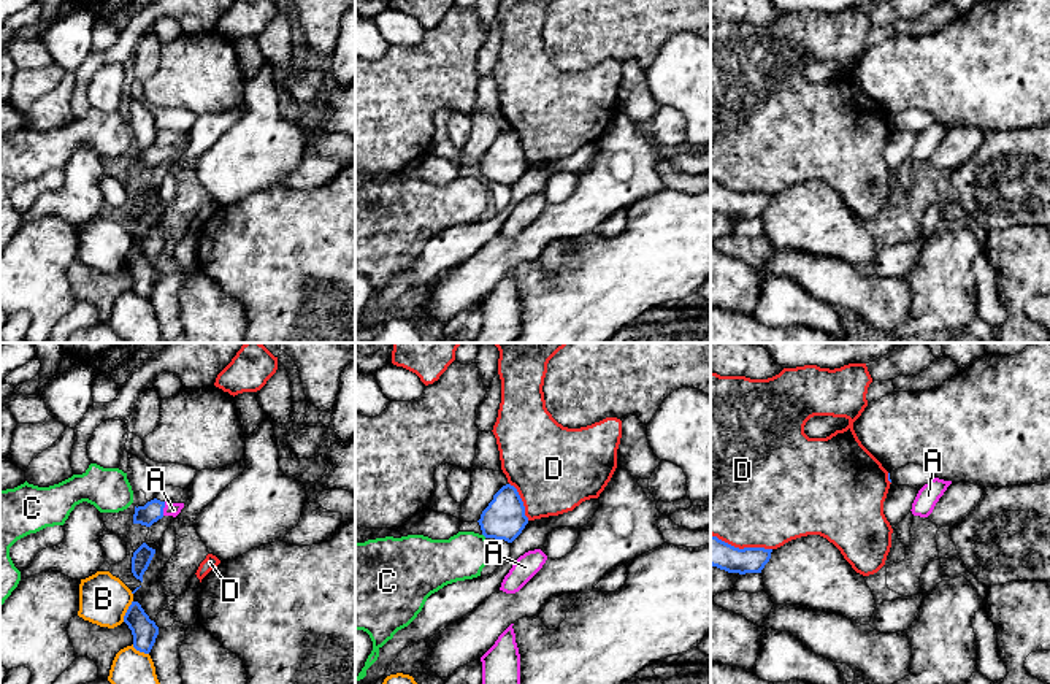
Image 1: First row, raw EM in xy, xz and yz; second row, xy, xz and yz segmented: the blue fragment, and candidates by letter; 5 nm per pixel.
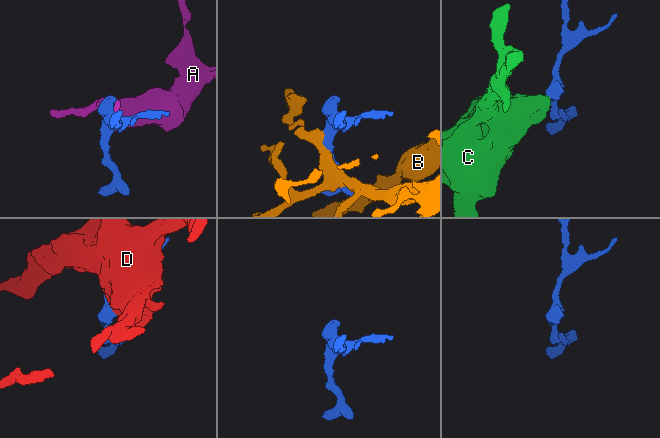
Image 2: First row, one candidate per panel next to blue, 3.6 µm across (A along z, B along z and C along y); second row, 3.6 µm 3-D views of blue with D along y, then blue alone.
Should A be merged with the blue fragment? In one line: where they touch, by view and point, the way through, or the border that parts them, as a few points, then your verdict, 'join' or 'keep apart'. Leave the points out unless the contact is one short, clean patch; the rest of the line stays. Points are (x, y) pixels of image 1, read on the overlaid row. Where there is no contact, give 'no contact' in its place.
contact xy (164, 507); way xy (151, 511), (164, 507), (173, 510); join

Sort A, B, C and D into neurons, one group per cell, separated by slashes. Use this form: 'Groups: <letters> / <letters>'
Groups: A / B / C / D

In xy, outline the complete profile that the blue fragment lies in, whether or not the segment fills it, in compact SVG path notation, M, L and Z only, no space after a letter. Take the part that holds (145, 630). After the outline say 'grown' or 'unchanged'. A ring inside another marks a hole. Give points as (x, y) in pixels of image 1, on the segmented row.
M132 601L124 616L124 622L132 630L133 647L140 652L149 654L159 635L159 627L149 619L138 601Z | unchanged

